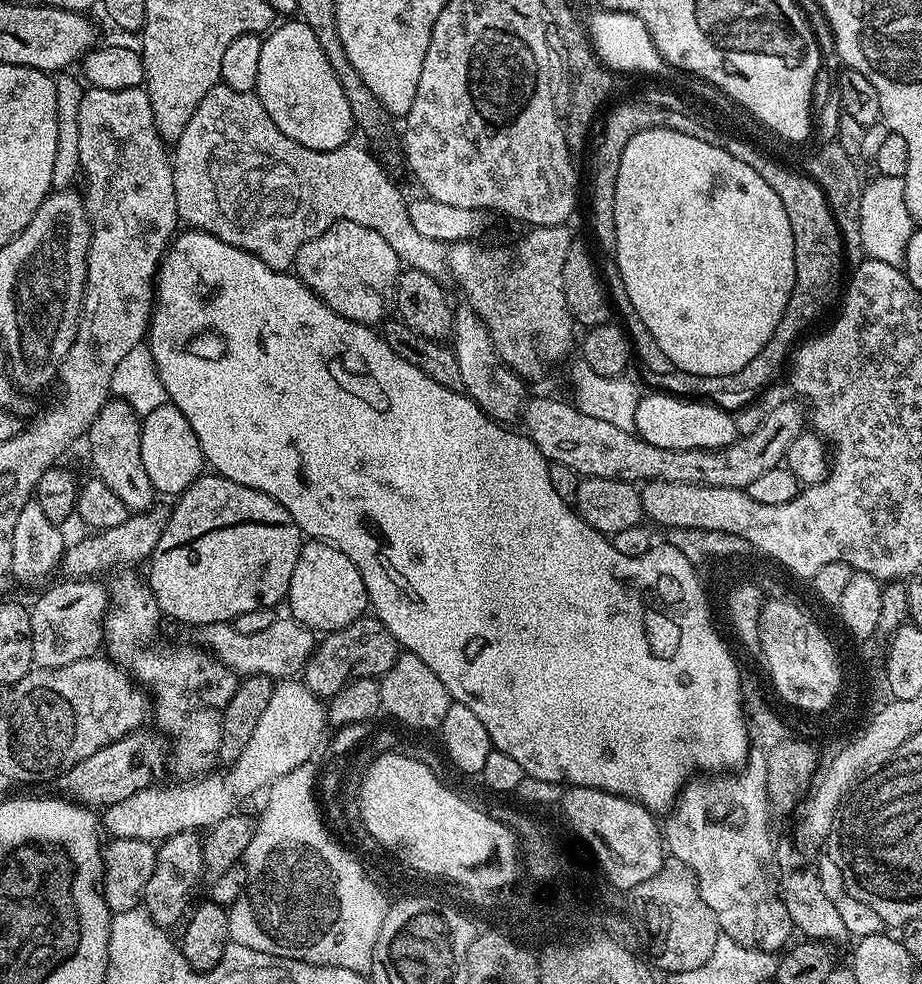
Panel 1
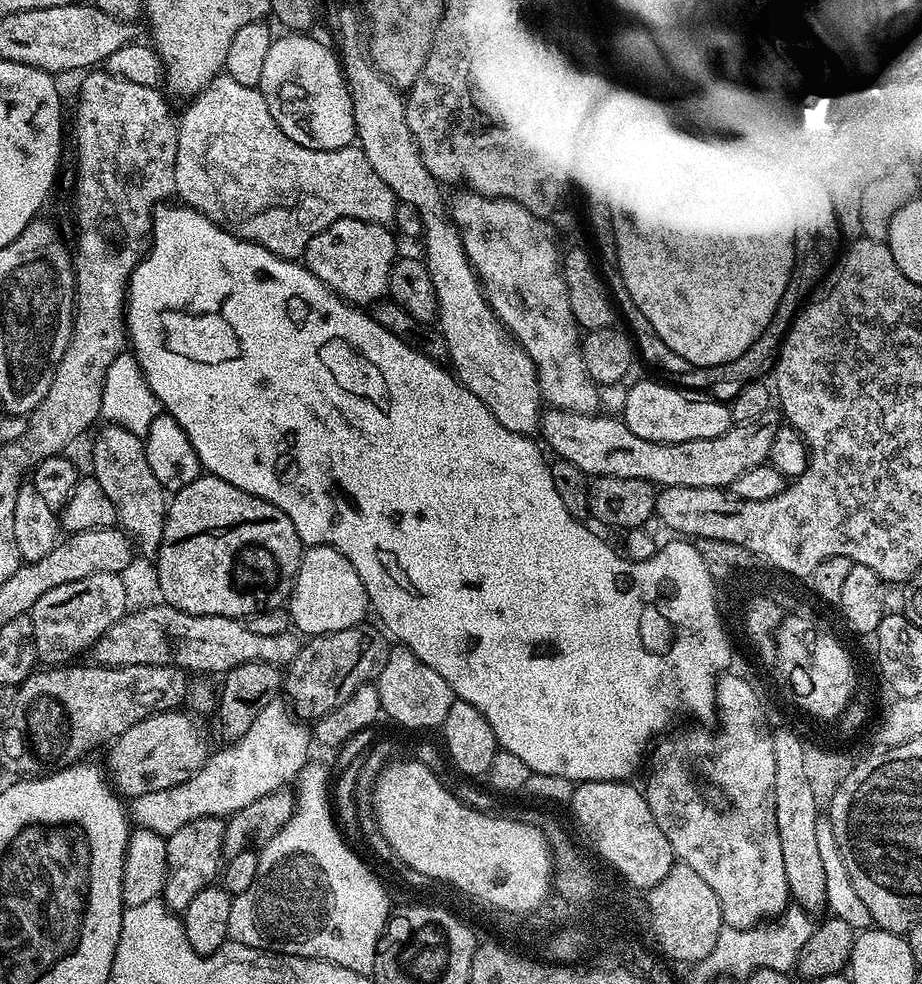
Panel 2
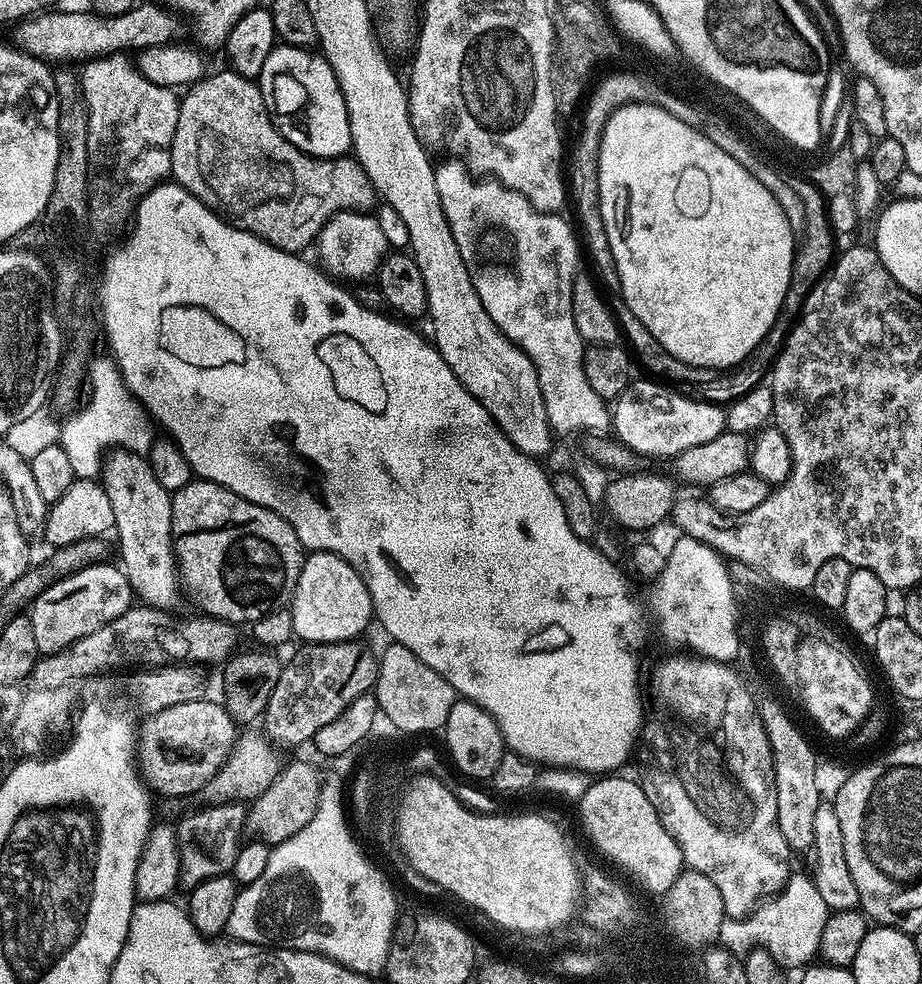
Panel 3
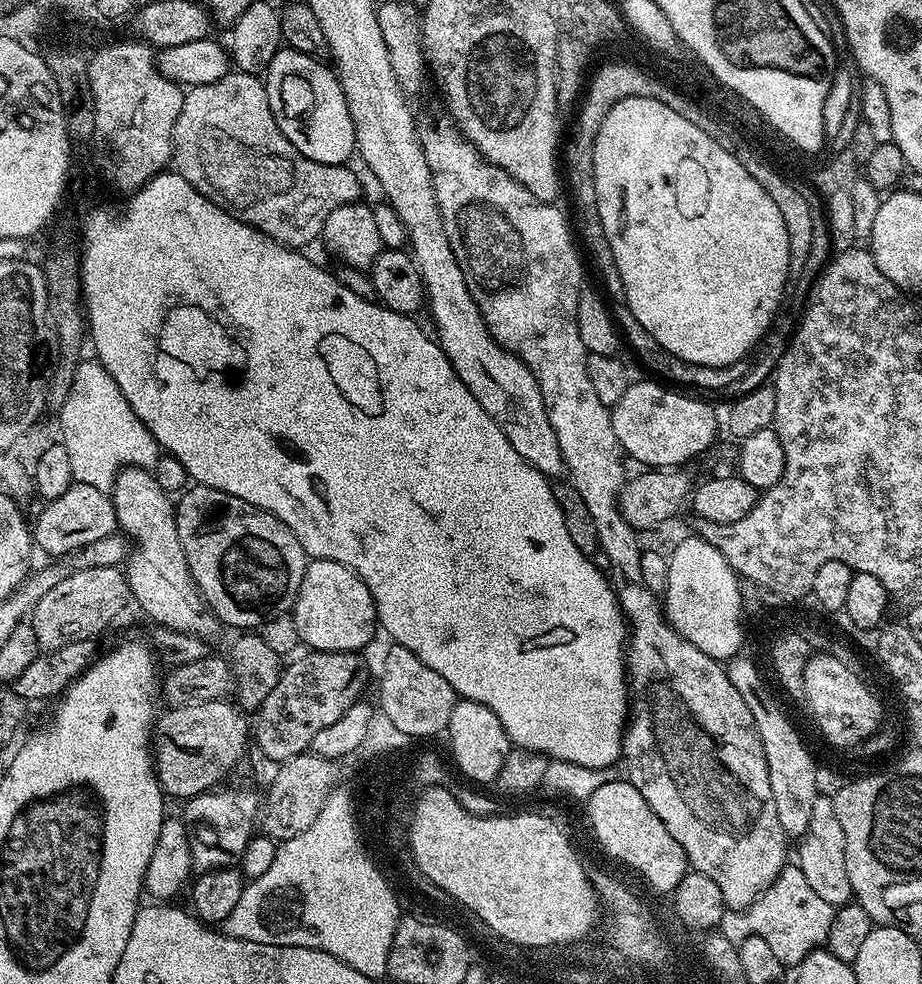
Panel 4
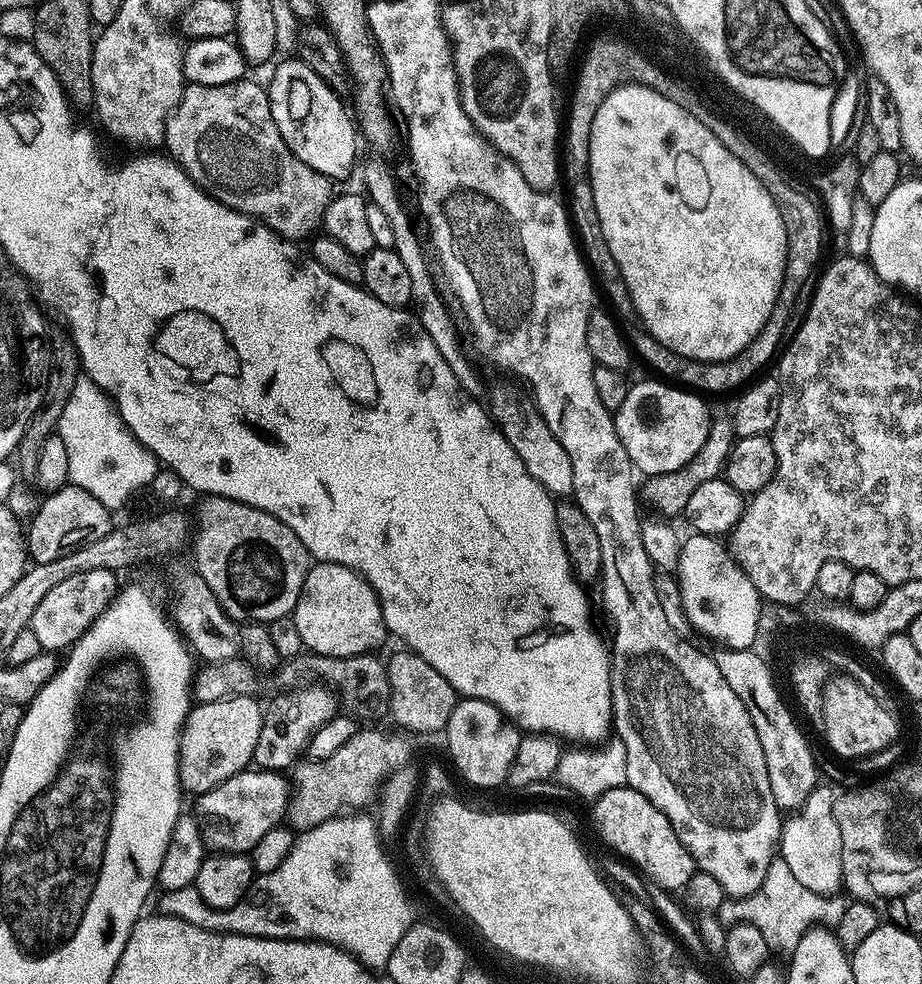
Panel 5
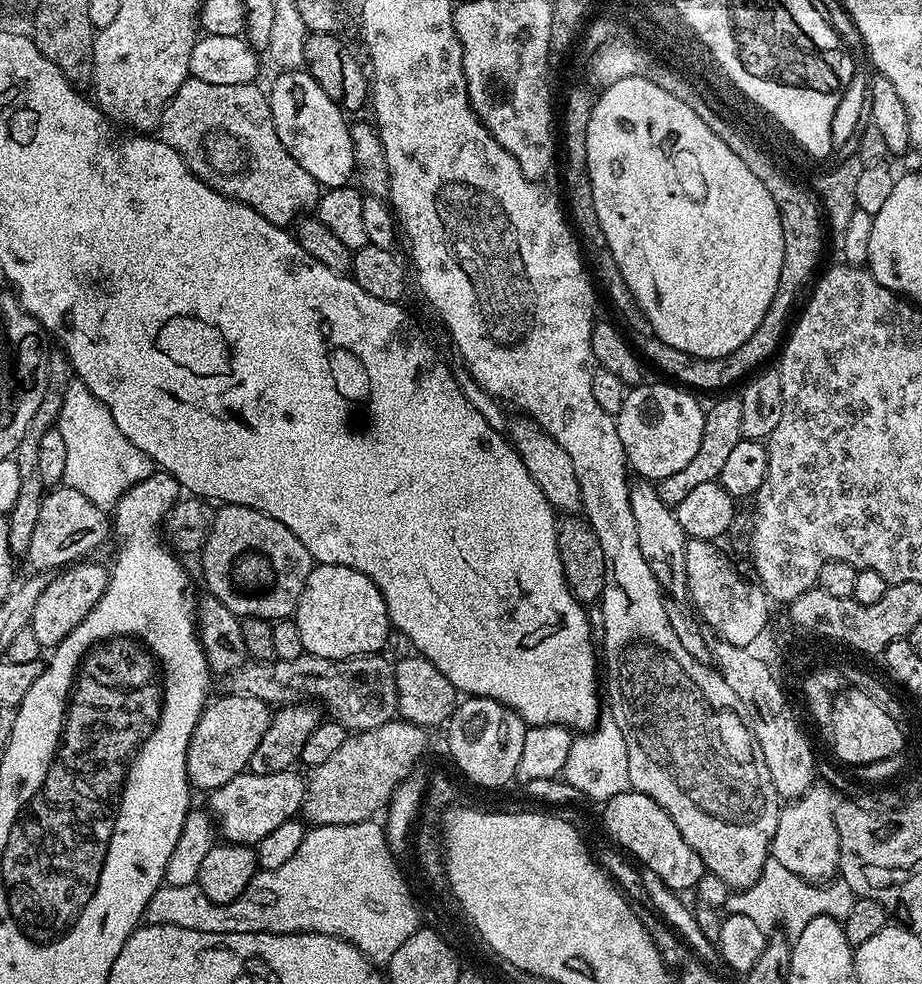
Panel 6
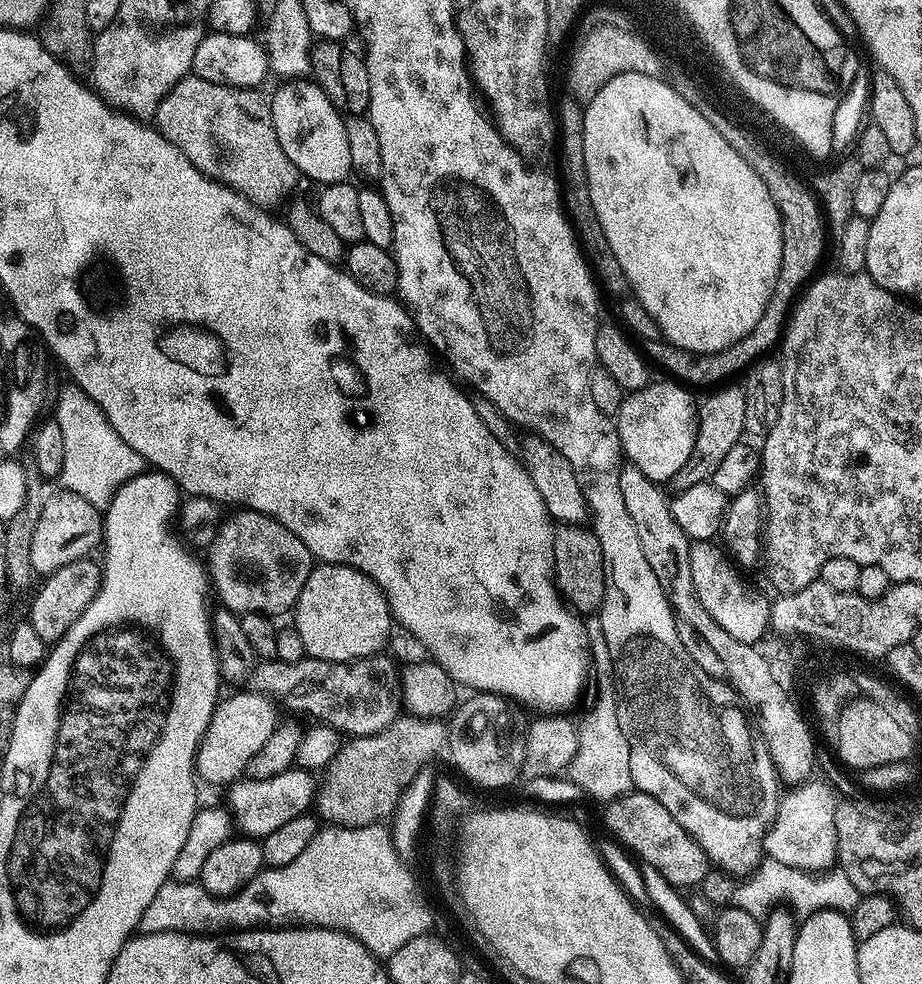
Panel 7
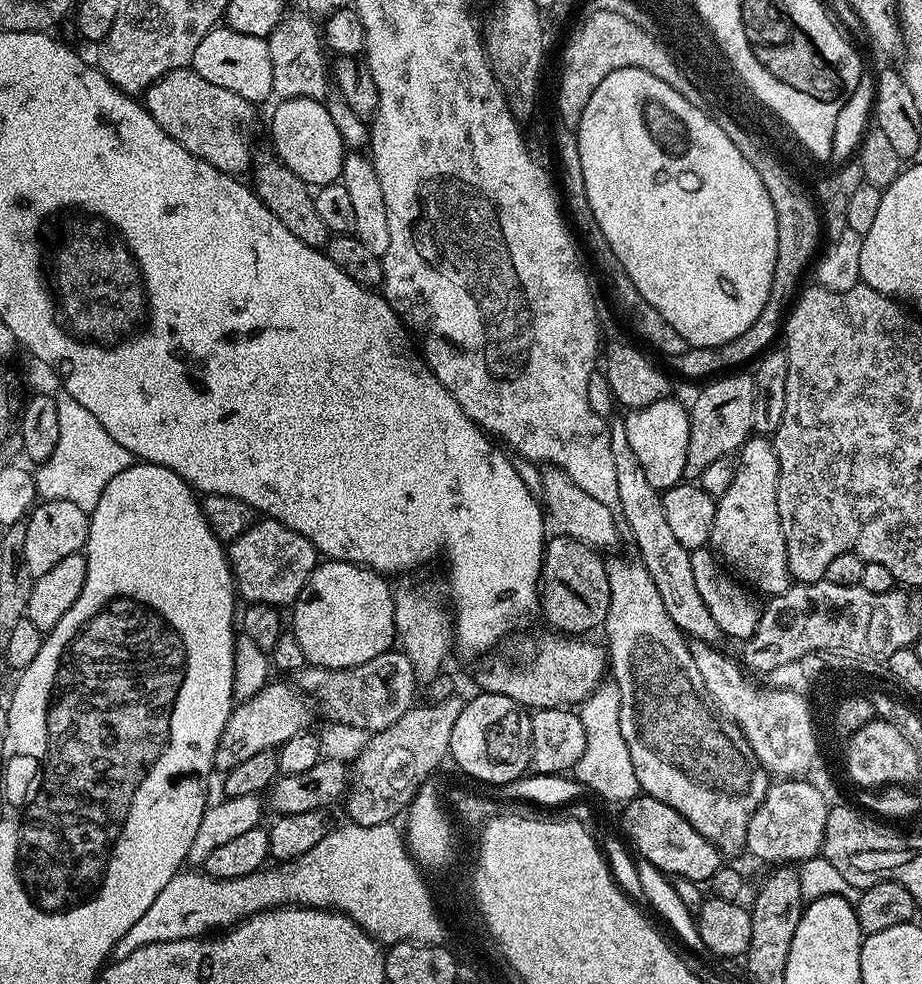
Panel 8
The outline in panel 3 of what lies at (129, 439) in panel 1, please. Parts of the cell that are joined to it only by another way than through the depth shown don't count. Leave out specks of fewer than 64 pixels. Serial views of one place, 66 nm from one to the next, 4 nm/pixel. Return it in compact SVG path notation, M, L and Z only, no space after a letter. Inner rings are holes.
M126 448L109 451L102 460L102 483L106 498L114 510L114 537L120 543L120 560L124 577L130 582L133 593L140 596L145 605L154 608L171 609L172 599L178 592L178 569L174 557L174 537L172 534L172 497L170 493L154 478L154 470L141 453L129 452Z

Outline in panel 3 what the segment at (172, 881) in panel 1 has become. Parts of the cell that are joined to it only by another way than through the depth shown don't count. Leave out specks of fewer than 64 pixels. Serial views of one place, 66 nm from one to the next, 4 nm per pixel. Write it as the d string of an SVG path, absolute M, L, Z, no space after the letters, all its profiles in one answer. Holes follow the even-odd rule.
M216 802L213 808L192 812L181 824L175 825L176 842L180 849L179 887L191 890L210 878L231 873L244 836L245 805L240 802Z

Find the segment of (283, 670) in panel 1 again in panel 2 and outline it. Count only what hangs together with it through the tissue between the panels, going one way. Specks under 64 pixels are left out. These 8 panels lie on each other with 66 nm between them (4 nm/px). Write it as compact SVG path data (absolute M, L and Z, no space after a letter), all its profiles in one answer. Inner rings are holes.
M157 602L153 608L144 608L141 612L129 611L121 620L114 622L114 626L110 626L110 630L106 630L106 634L102 634L102 638L92 645L90 656L101 668L167 664L189 673L223 674L246 662L287 666L298 654L301 645L301 637L292 630L282 634L254 634L240 618L191 616L169 604Z

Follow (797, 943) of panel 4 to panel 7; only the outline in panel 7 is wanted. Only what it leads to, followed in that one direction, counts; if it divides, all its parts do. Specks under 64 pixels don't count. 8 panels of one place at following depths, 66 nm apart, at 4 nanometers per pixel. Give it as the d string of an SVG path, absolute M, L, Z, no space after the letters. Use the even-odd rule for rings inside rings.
M764 858L757 864L755 872L737 883L732 904L760 918L771 906L785 902L797 917L803 918L811 916L813 912L825 910L851 914L854 906L858 906L861 895L858 886L854 886L854 882L846 878L846 874L839 866L813 874L803 872L802 869L794 866L786 866L786 862Z

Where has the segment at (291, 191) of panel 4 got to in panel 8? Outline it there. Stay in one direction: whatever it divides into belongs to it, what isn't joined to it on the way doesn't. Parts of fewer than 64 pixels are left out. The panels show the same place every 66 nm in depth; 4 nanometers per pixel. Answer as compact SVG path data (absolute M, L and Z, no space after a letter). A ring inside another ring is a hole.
M189 66L167 72L160 80L155 80L143 93L142 103L148 113L190 154L210 162L218 170L229 174L241 174L253 167L252 123L256 120L253 101L234 94L234 90L222 90L214 82L206 82Z

